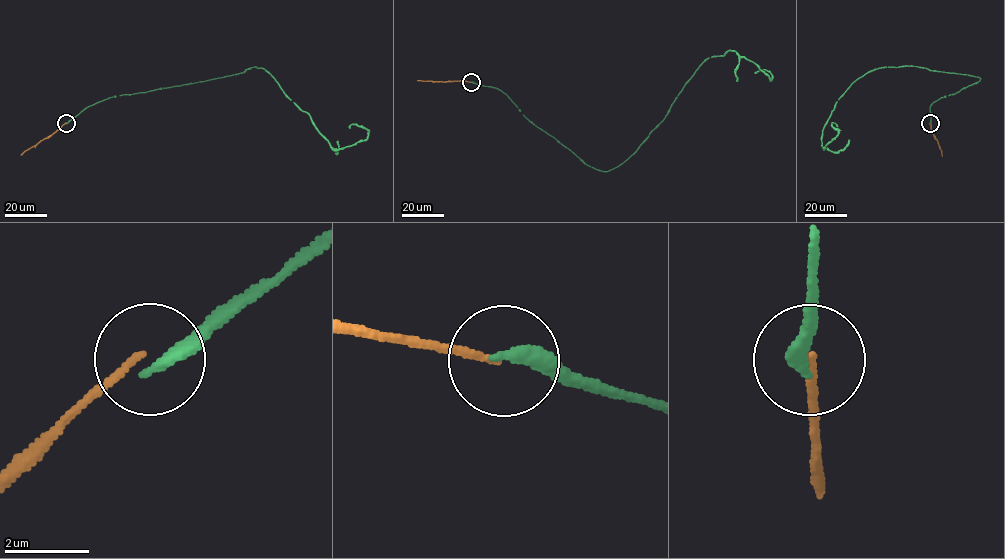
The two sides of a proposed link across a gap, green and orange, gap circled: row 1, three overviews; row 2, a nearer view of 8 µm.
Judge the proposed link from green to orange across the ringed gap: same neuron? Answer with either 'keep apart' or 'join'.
keep apart

